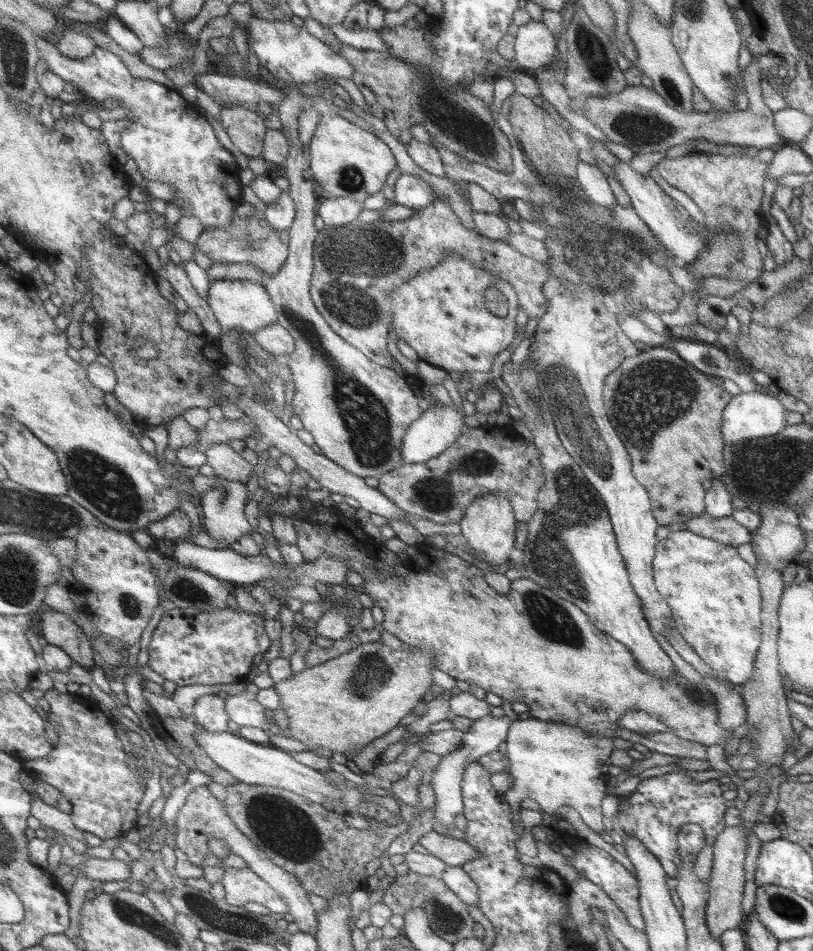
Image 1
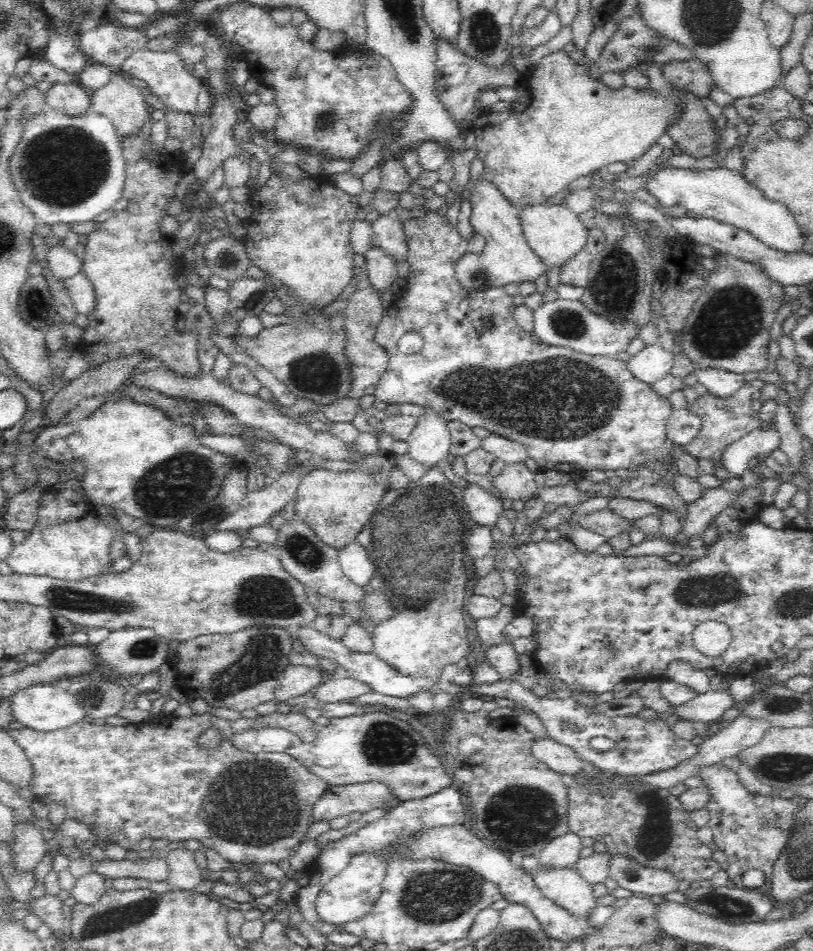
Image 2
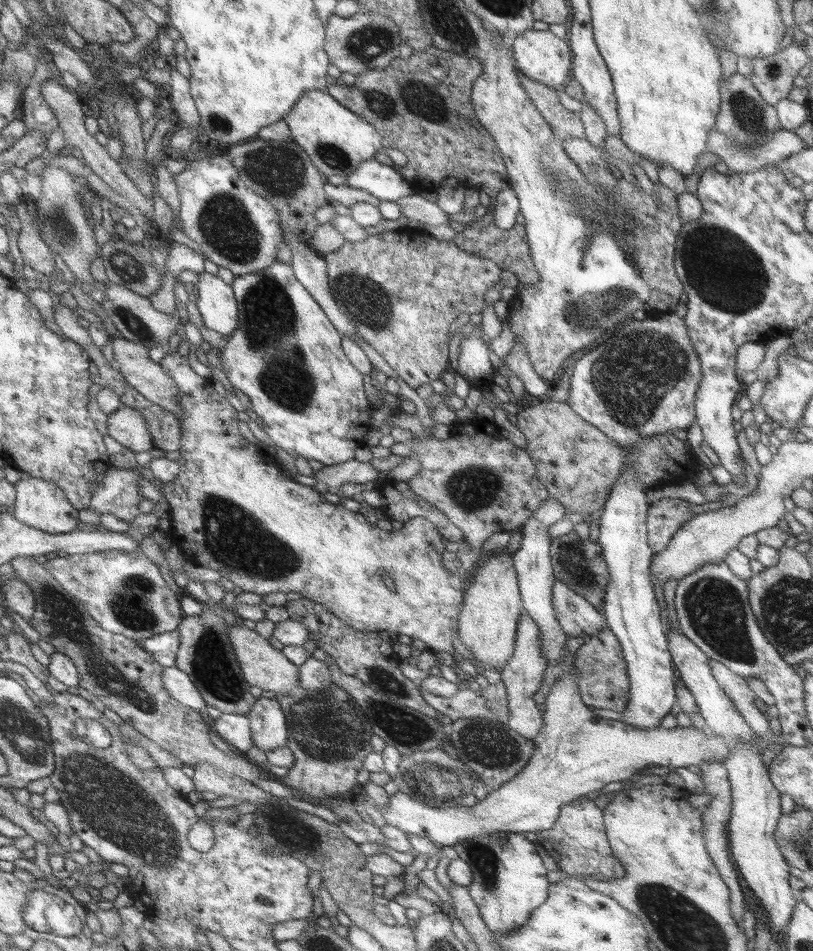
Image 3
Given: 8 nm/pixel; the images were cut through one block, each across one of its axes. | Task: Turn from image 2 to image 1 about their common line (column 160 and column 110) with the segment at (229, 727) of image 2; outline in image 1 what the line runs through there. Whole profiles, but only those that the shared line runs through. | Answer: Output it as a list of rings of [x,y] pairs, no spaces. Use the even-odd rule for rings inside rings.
[[[51,689],[45,692],[44,698],[50,705],[47,721],[53,725],[59,743],[53,748],[54,752],[51,752],[47,758],[41,759],[38,764],[27,761],[24,764],[24,770],[55,787],[69,800],[72,805],[70,815],[77,828],[90,832],[102,840],[121,838],[129,830],[137,828],[137,817],[139,815],[137,808],[139,808],[141,798],[145,794],[145,789],[143,790],[143,786],[139,784],[139,778],[137,778],[137,774],[141,770],[137,767],[133,770],[129,768],[127,760],[134,756],[129,757],[125,754],[123,740],[117,738],[118,730],[115,730],[115,726],[111,724],[107,714],[103,714],[97,703],[84,699],[80,694],[61,694],[61,692]]]

